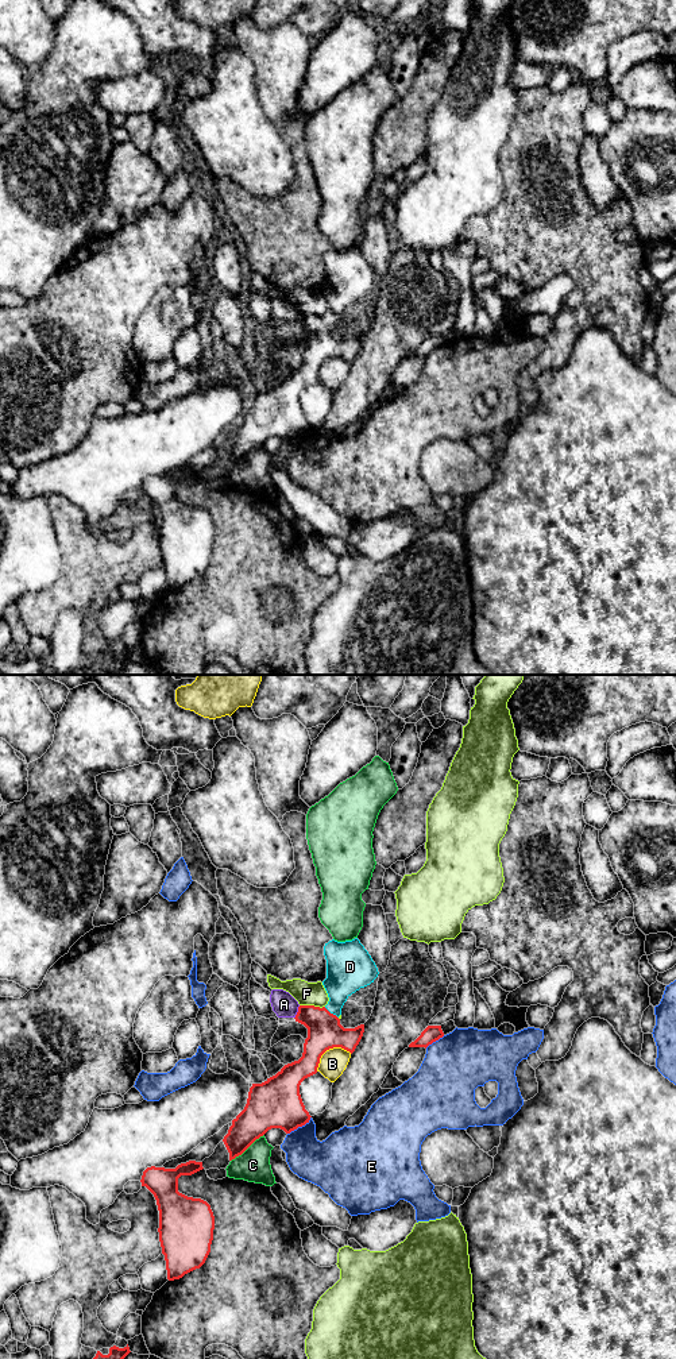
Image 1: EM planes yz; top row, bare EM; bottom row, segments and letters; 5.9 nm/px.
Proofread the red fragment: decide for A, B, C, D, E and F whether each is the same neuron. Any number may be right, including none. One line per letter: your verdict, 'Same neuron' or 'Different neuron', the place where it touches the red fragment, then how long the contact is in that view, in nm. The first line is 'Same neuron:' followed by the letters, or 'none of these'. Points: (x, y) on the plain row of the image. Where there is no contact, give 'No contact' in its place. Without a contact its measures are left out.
Same neuron: D
A: Different neuron. Touches red at yz (297, 321). Shared border 90 nm
B: Different neuron. Touches red at yz (328, 358). Shared border 240 nm
C: Different neuron. Touches red at yz (247, 456). Shared border 260 nm
D: Same neuron. Touches red at yz (329, 321). Shared border 110 nm
E: Different neuron. Touches red at yz (300, 435). Shared border 180 nm
F: Different neuron. Touches red at yz (312, 315). Shared border 150 nm

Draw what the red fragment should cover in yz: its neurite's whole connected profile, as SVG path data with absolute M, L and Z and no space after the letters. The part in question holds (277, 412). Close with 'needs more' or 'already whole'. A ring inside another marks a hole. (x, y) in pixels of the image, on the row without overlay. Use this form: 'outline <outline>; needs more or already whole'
outline M358 247L345 251L329 250L324 255L327 287L322 294L329 310L325 316L300 314L295 331L308 337L304 362L298 370L285 374L262 393L252 393L244 418L232 429L223 451L229 470L242 464L271 437L286 443L310 429L300 404L301 391L316 383L321 364L333 356L351 363L359 354L364 333L344 337L339 325L347 308L374 292L379 281Z; needs more

